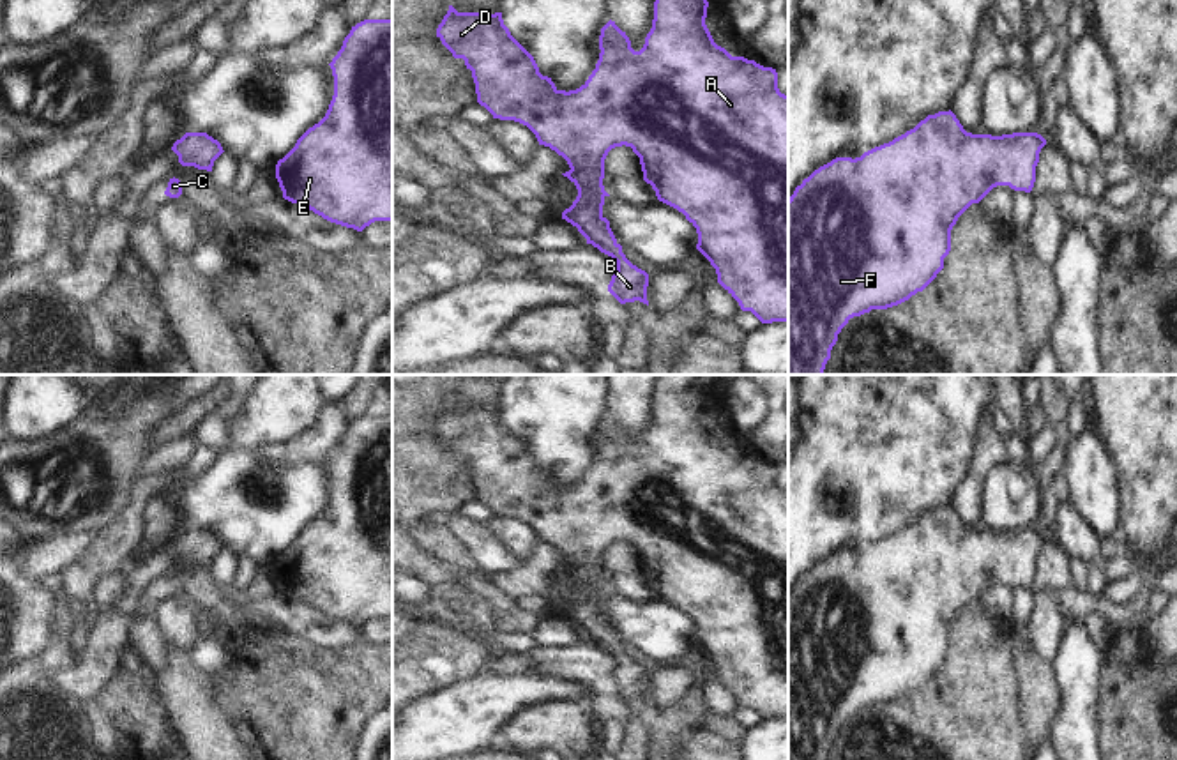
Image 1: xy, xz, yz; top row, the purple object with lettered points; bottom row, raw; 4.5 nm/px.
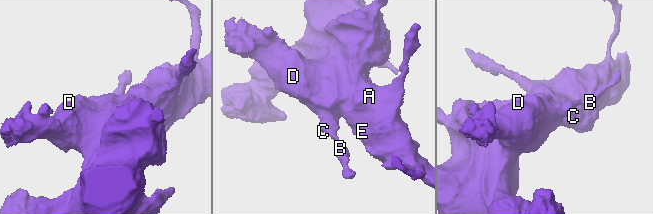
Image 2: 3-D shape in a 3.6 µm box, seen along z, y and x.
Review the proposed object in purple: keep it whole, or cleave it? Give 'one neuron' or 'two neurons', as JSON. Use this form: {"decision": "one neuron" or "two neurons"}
{"decision": "one neuron"}

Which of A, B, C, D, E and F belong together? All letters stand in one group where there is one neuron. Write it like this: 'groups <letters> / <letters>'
groups A B C D E F

